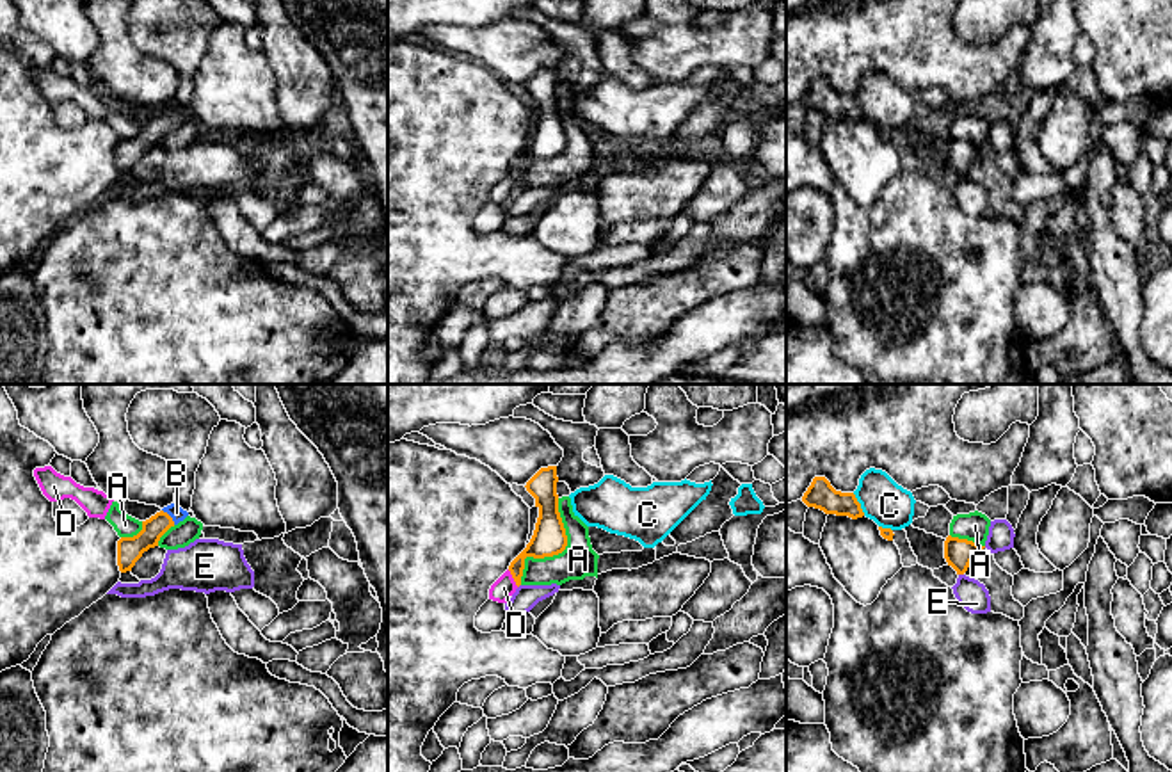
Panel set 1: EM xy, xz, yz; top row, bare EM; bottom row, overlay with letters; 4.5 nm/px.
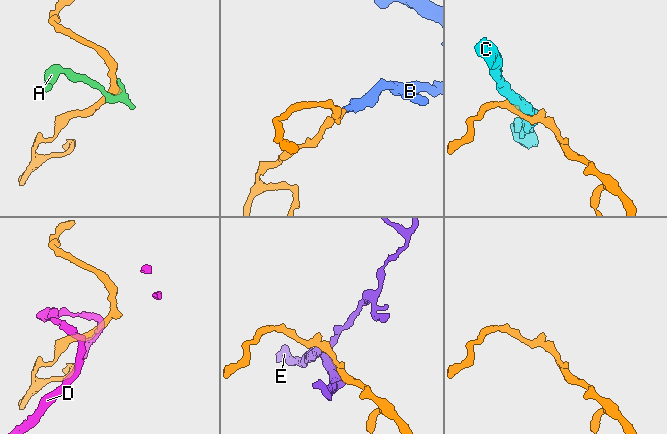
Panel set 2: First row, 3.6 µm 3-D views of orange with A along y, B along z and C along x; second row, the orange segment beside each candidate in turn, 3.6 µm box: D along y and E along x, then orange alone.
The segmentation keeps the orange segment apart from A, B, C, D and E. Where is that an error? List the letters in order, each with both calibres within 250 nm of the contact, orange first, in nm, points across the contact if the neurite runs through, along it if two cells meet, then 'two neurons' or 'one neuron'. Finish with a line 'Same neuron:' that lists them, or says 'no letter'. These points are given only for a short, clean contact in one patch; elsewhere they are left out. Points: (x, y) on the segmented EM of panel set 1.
A: 150 nm thick on the orange side, 160 nm on the other; border along xz (559, 498), (566, 546), (552, 555), (527, 557), (520, 584); two neurons
B: 110 nm thick on the orange side, 70 nm on the other; runs through xy (130, 550), (169, 516), (176, 513); one neuron
C: 130 nm thick on the orange side, 200 nm on the other; border along yz (852, 493), (865, 514); two neurons
D: 150 nm thick on the orange side, 100 nm on the other; two neurons
E: 130 nm thick on the orange side, 140 nm on the other; two neurons
Same neuron: B

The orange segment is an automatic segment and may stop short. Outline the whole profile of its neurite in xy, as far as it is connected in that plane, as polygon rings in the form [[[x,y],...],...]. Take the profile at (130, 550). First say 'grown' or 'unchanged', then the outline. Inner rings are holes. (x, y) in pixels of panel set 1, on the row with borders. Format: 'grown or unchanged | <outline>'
grown | [[[171,503],[160,512],[142,521],[142,530],[133,537],[121,537],[117,541],[117,566],[121,573],[132,571],[135,562],[149,548],[158,546],[160,537],[174,525],[189,516],[187,511]]]

